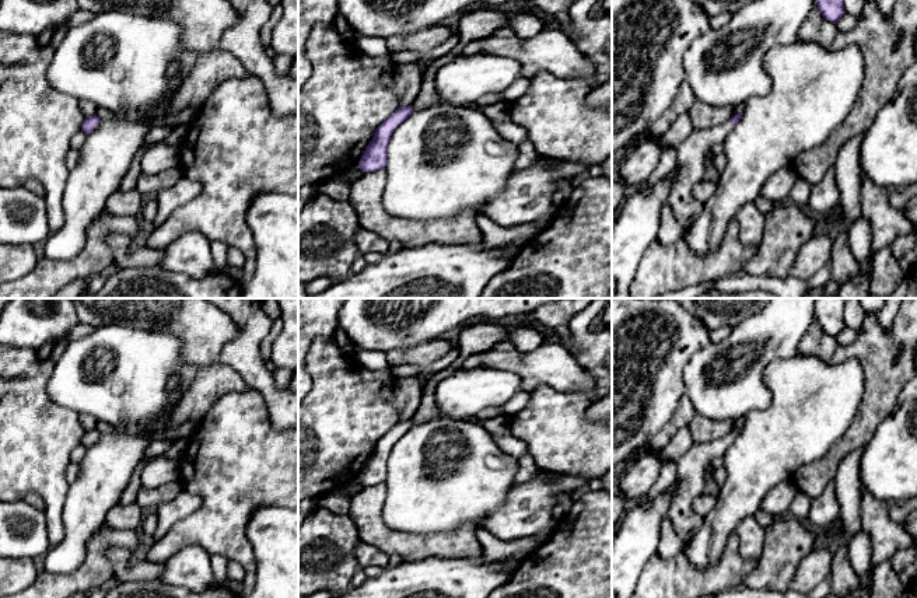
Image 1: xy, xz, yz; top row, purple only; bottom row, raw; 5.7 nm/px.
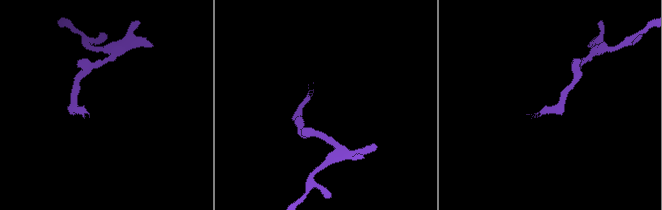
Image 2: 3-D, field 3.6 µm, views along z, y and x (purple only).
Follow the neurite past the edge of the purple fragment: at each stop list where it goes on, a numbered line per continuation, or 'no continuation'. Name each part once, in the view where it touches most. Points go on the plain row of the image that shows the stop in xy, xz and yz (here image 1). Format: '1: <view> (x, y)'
1: yz (690, 467)

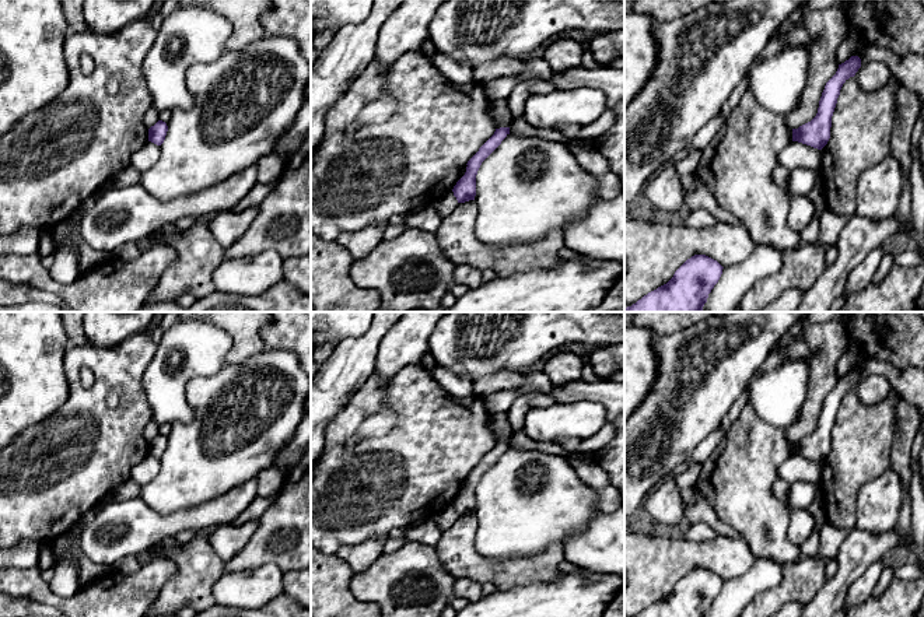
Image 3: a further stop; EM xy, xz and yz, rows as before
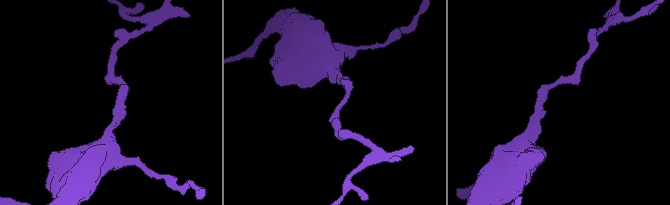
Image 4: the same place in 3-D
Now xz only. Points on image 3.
no continuation

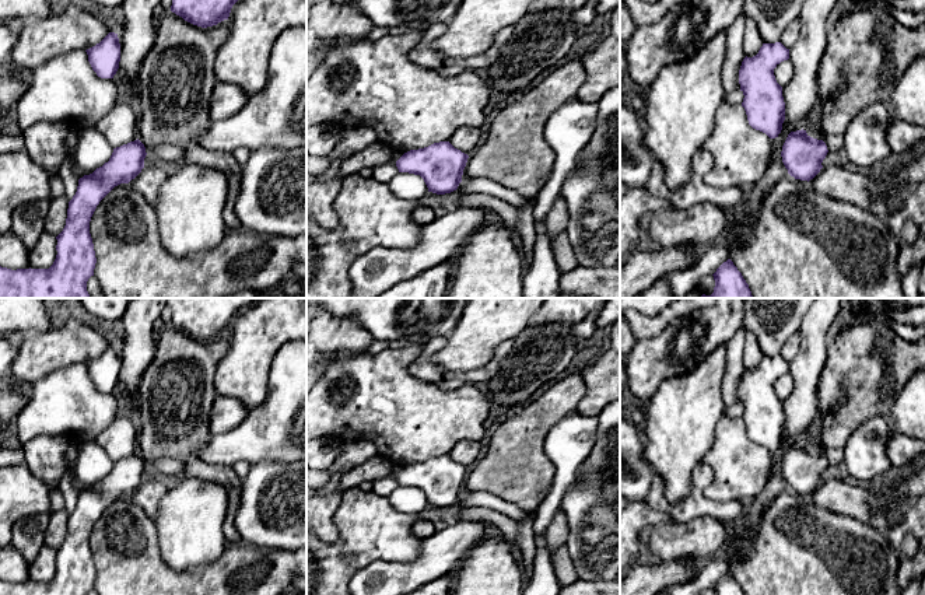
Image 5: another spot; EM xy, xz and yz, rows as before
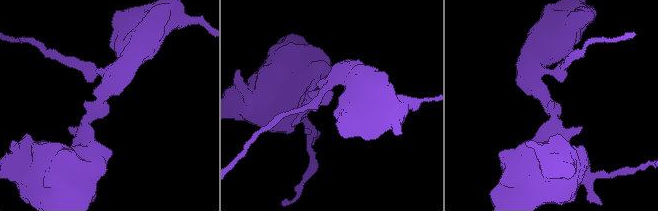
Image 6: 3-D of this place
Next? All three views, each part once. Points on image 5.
1: xz (486, 500)

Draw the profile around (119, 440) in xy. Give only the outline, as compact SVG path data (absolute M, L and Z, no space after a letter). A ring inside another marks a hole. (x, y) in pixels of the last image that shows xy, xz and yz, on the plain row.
M119 414L95 437L95 442L112 462L120 461L139 452L137 427L129 417Z

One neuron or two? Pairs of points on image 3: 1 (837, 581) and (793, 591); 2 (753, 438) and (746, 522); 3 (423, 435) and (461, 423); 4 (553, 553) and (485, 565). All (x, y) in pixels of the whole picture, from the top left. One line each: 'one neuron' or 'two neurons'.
1: two neurons
2: one neuron
3: one neuron
4: one neuron

